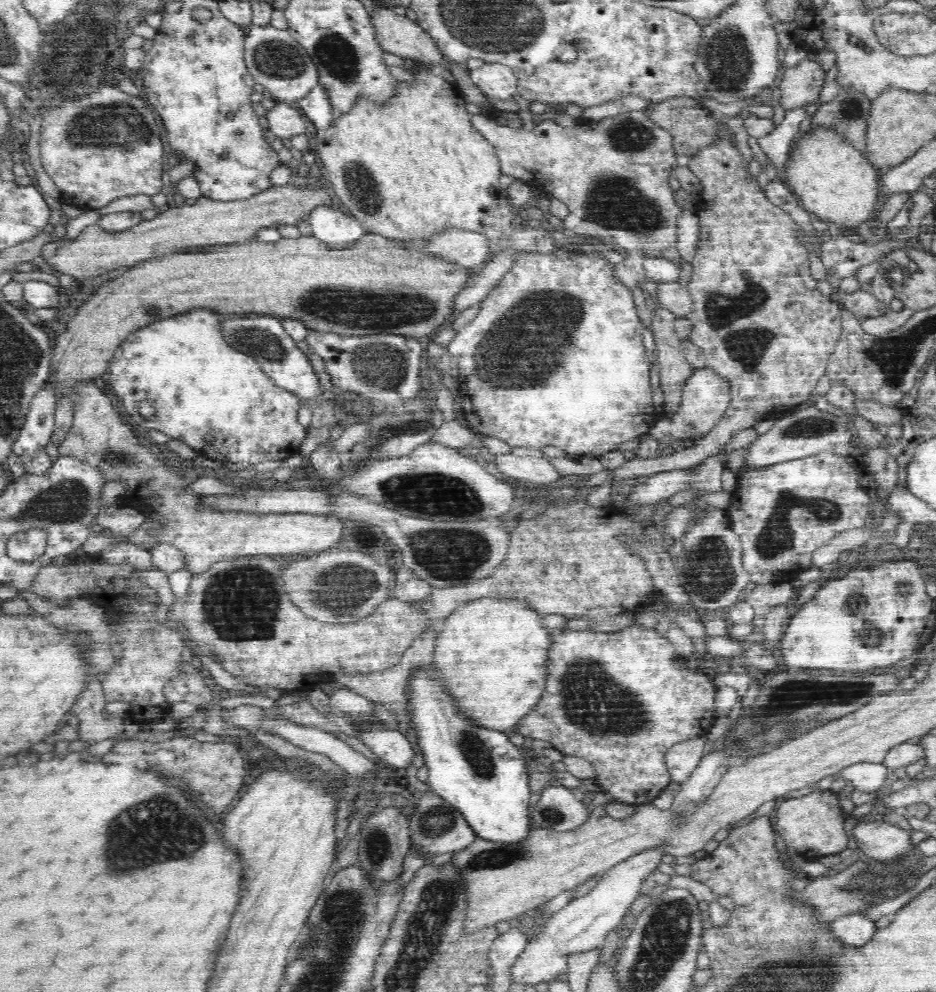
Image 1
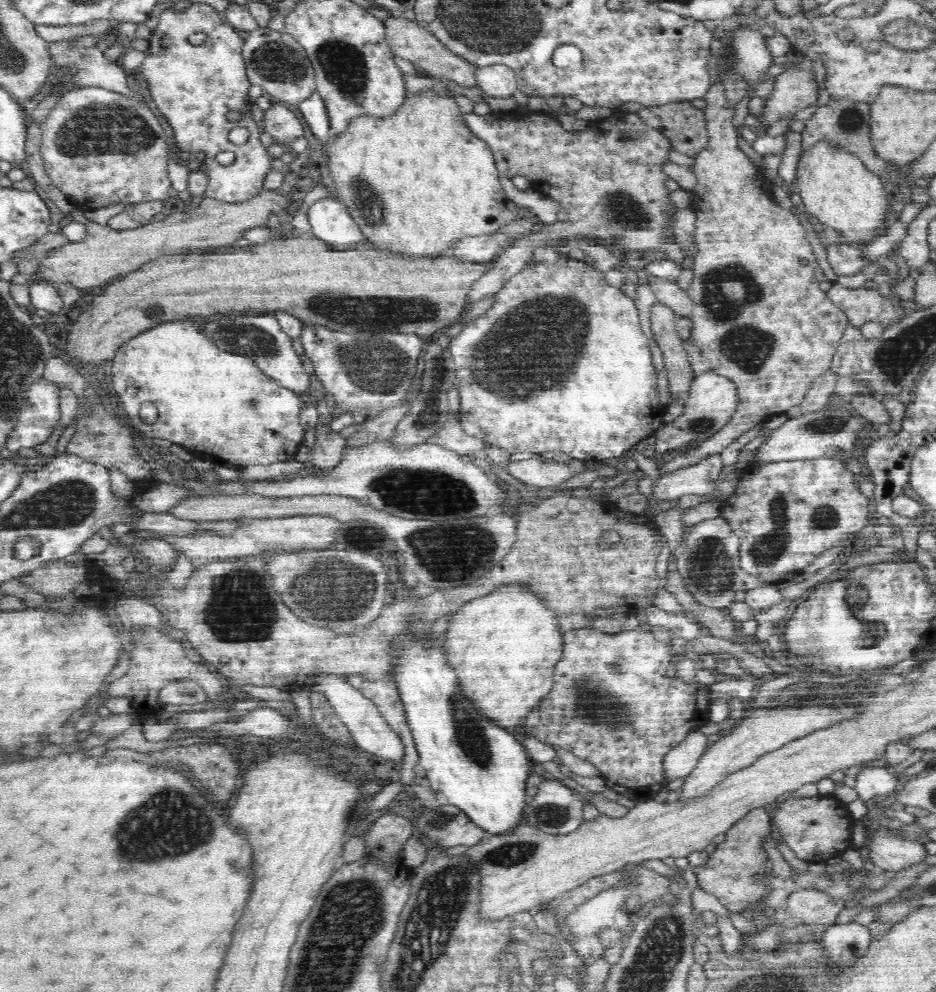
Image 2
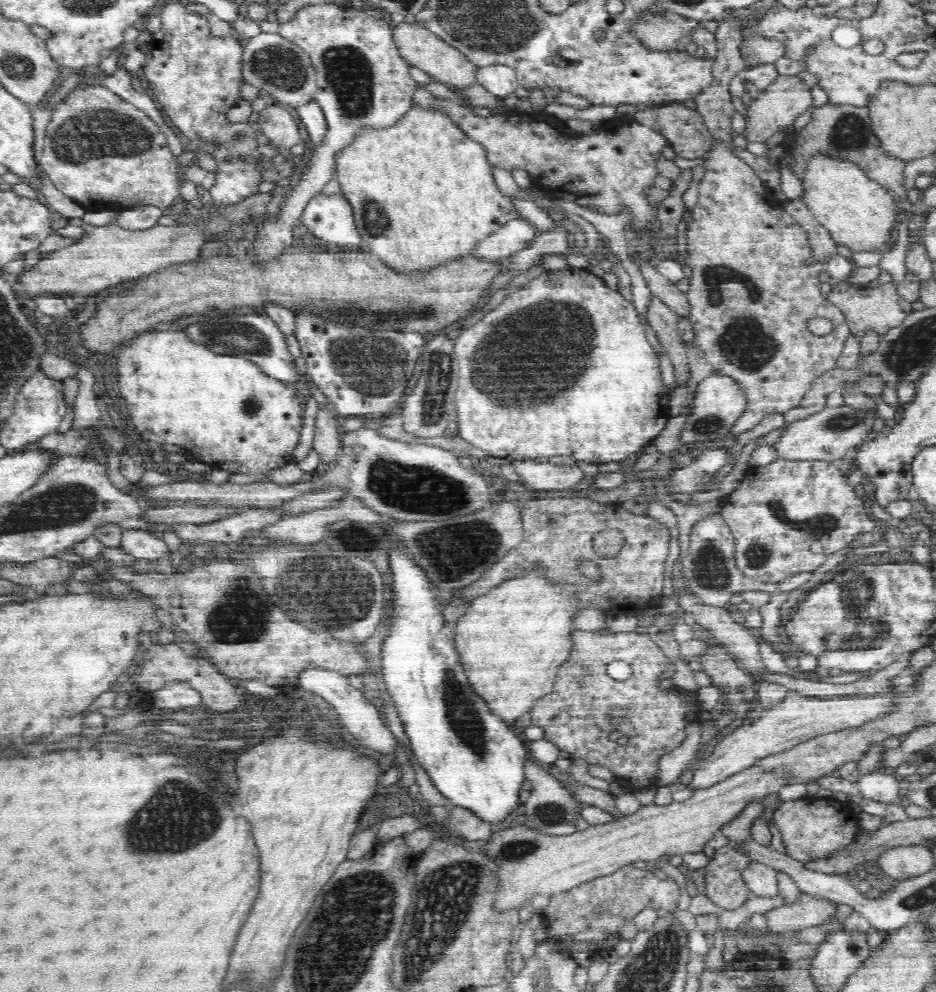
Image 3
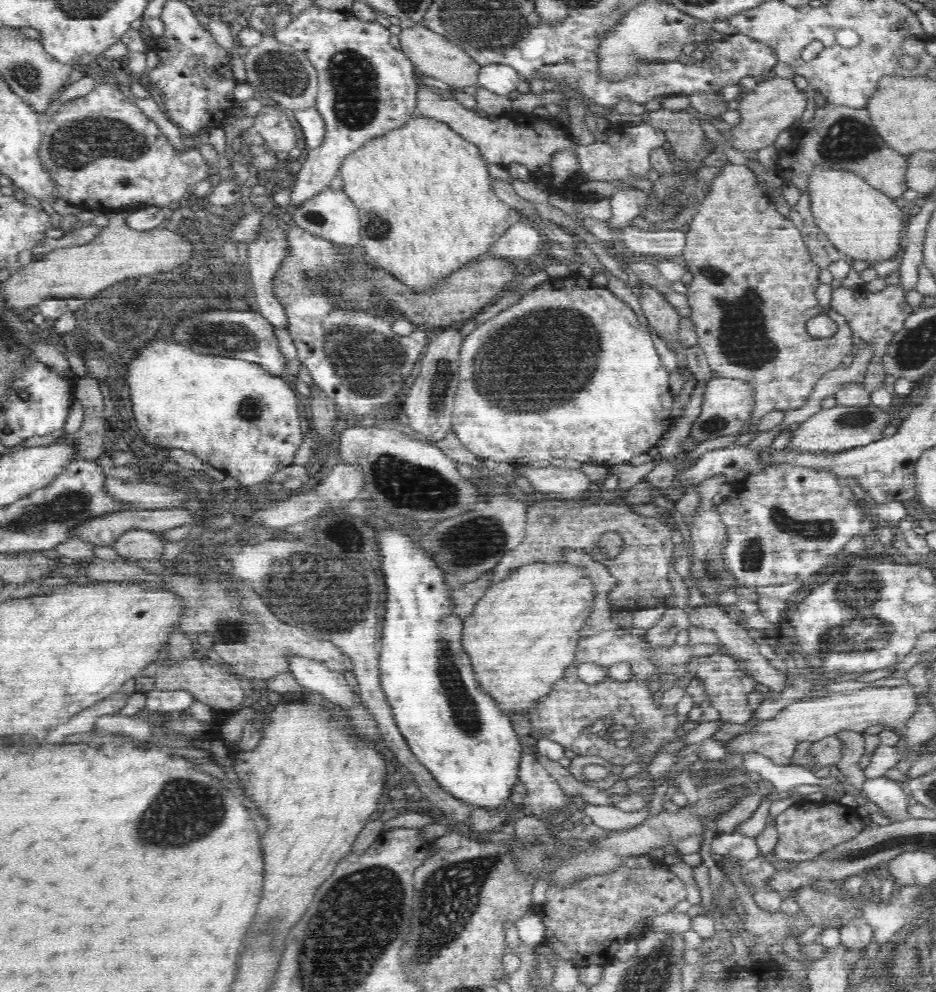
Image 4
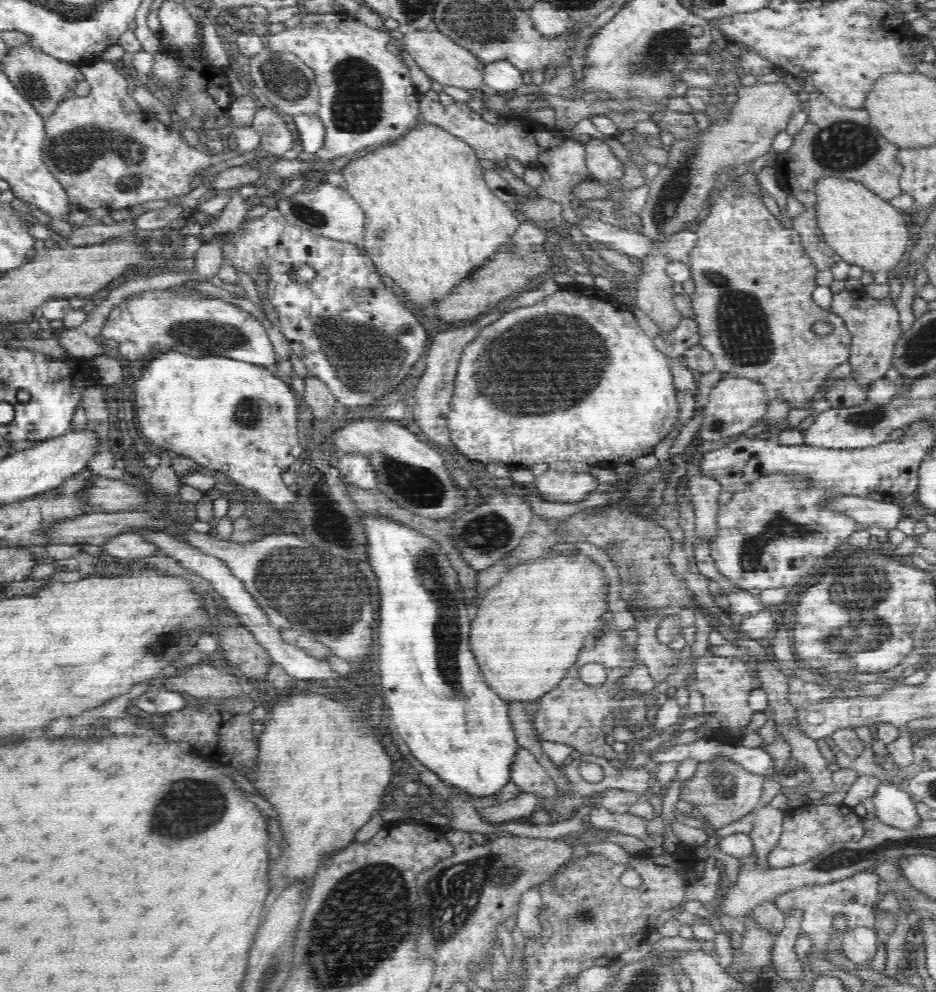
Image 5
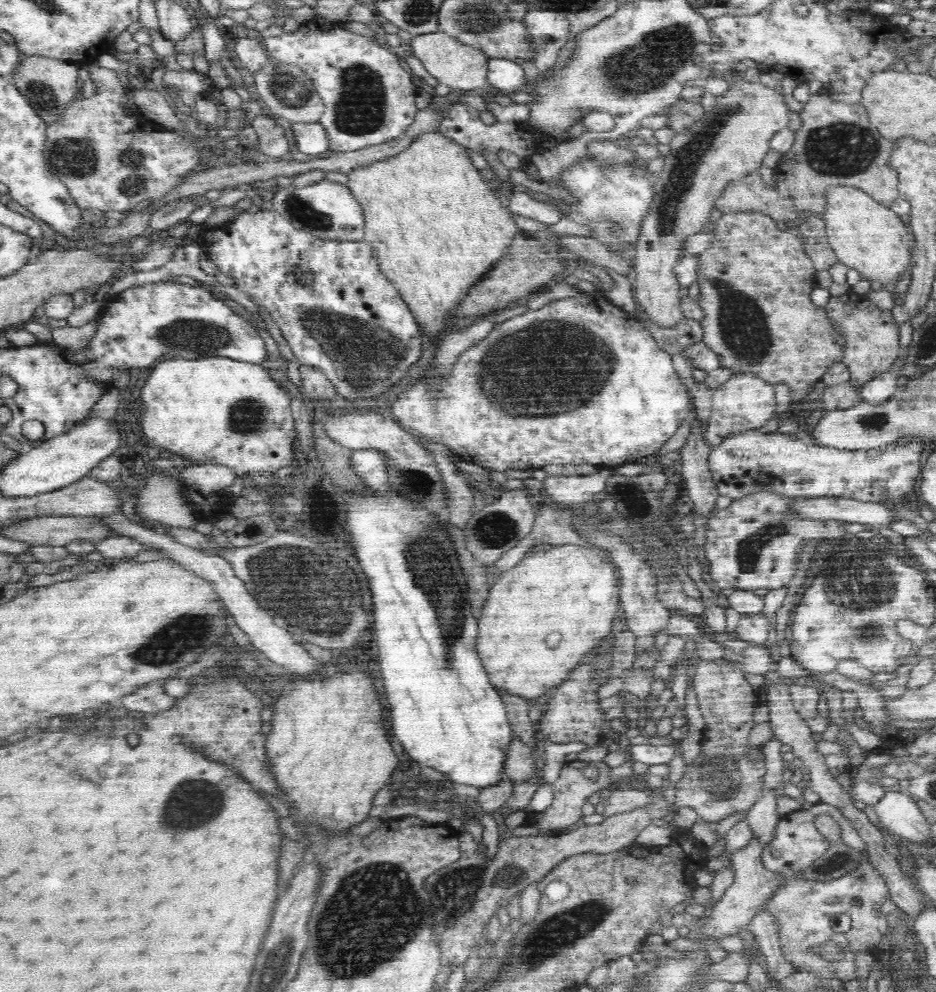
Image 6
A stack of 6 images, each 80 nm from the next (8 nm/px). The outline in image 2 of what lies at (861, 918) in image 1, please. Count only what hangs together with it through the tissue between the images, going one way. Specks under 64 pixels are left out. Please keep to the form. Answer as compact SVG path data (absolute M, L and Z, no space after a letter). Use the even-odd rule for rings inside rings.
M853 921L829 925L824 931L825 952L829 954L830 961L842 971L846 971L847 966L854 965L859 957L864 957L870 942L874 939L868 927Z

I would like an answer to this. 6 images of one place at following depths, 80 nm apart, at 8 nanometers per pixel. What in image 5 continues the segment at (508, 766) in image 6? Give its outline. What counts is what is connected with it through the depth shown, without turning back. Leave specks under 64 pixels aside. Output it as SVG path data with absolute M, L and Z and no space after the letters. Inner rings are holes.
M519 748L516 757L511 780L522 791L526 791L541 800L544 809L549 809L549 806L558 798L554 780L529 750Z

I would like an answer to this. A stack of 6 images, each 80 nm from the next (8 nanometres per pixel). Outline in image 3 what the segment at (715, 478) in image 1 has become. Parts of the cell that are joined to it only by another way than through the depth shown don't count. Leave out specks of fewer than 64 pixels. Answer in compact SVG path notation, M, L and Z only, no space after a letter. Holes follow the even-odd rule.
M724 448L702 453L686 467L674 467L674 472L667 477L666 488L672 492L672 496L677 493L690 495L694 492L705 492L711 487L710 481L716 473L728 462L728 457L728 451Z

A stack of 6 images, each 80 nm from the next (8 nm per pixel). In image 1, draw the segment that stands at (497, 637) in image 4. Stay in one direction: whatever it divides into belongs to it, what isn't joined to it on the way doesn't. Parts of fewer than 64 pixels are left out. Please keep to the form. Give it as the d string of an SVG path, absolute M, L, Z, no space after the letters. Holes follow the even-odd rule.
M484 597L473 601L468 601L460 605L457 610L440 622L441 630L436 636L434 644L434 652L431 656L431 670L435 672L435 676L439 678L441 686L443 686L443 694L449 696L455 702L455 710L459 716L463 716L469 722L480 727L492 729L495 731L513 730L516 728L519 720L538 704L538 698L542 696L542 676L546 676L546 668L542 668L542 664L546 664L546 652L552 648L552 640L548 628L544 625L543 616L540 612L534 612L526 603L518 602L518 599Z

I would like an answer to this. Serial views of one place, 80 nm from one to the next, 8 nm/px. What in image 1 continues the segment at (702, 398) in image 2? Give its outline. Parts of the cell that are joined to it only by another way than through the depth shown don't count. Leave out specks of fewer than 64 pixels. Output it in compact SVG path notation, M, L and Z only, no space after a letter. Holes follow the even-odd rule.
M708 366L694 369L683 384L682 400L679 402L677 414L670 420L659 418L649 430L650 436L662 447L683 446L707 435L718 424L730 403L730 386L723 376Z

